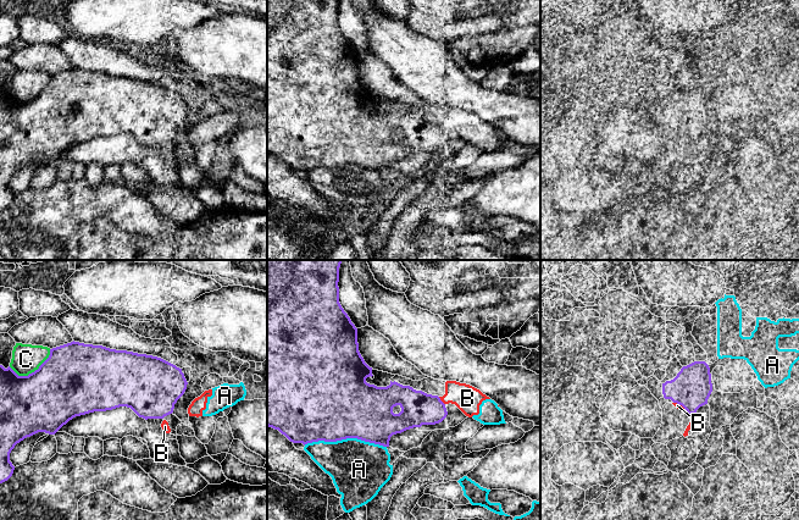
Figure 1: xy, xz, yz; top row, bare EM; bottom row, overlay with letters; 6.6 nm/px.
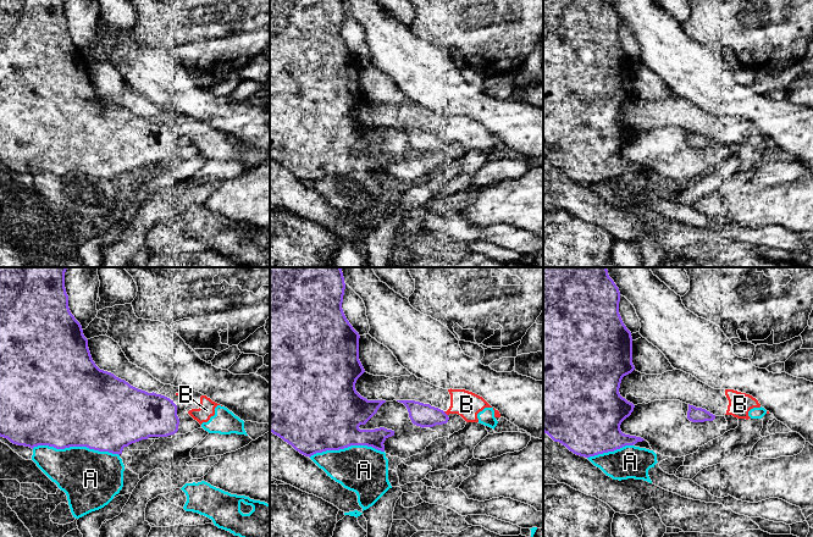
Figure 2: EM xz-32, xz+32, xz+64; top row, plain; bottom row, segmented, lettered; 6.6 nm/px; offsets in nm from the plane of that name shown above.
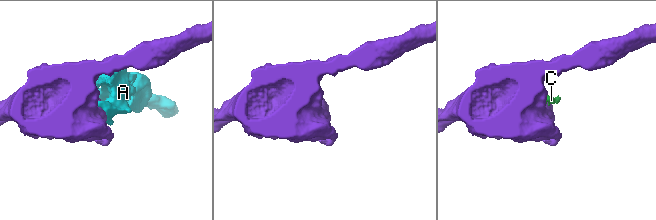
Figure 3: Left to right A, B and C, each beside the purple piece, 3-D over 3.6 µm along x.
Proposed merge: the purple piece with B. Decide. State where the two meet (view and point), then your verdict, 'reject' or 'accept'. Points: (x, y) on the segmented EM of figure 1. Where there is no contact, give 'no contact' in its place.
meets purple in xz at (440, 400); reject

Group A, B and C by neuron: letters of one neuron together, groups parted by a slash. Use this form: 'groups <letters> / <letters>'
groups A B C

